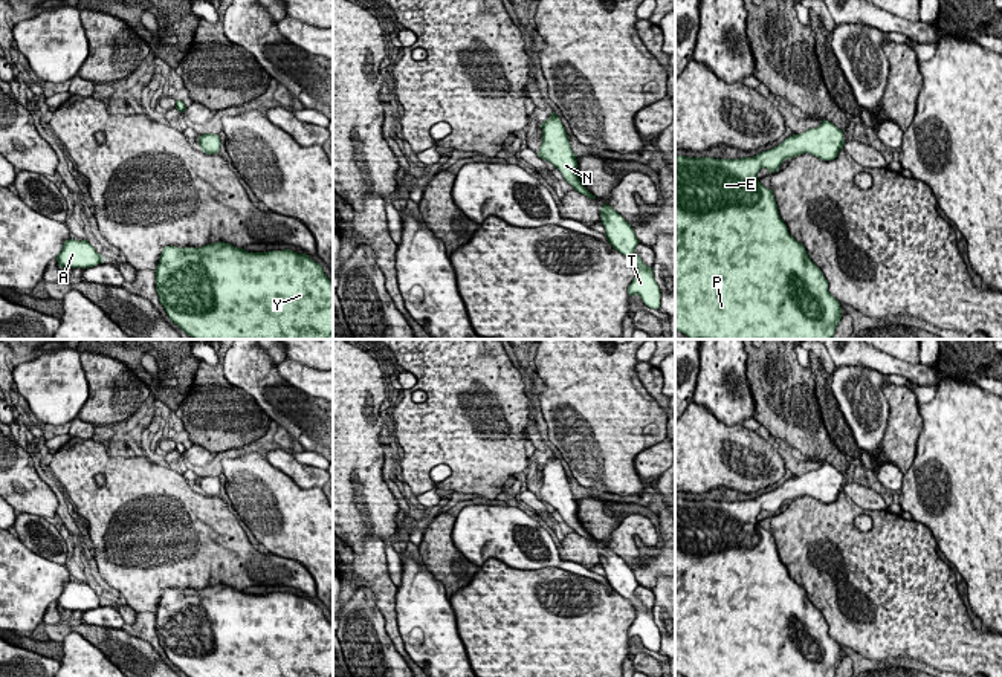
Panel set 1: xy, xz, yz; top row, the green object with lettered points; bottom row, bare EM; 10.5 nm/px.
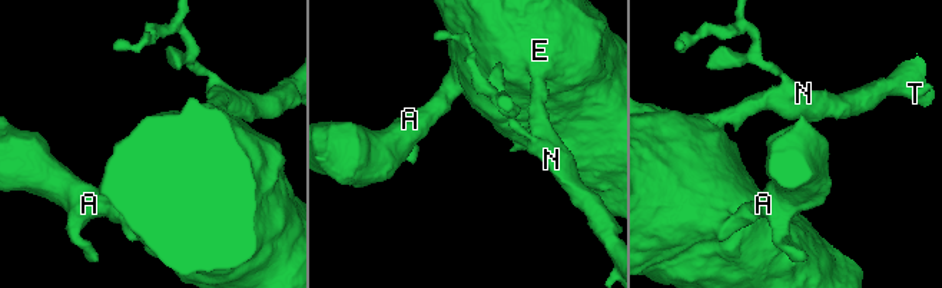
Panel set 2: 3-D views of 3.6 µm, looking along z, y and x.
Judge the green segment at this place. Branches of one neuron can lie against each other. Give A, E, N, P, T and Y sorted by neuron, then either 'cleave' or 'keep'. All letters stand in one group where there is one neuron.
A E N P T Y; keep

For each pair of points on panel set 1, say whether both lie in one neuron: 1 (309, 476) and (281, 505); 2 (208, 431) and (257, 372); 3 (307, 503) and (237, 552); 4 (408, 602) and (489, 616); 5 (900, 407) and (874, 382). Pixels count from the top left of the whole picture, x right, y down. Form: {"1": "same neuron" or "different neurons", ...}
{"1": "different neurons", "2": "different neurons", "3": "different neurons", "4": "different neurons", "5": "different neurons"}

